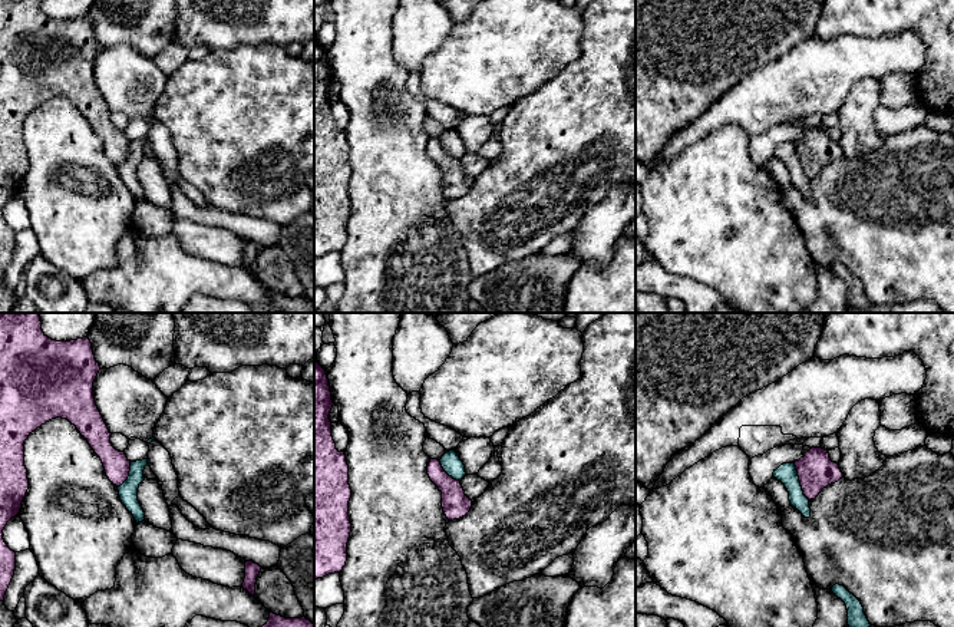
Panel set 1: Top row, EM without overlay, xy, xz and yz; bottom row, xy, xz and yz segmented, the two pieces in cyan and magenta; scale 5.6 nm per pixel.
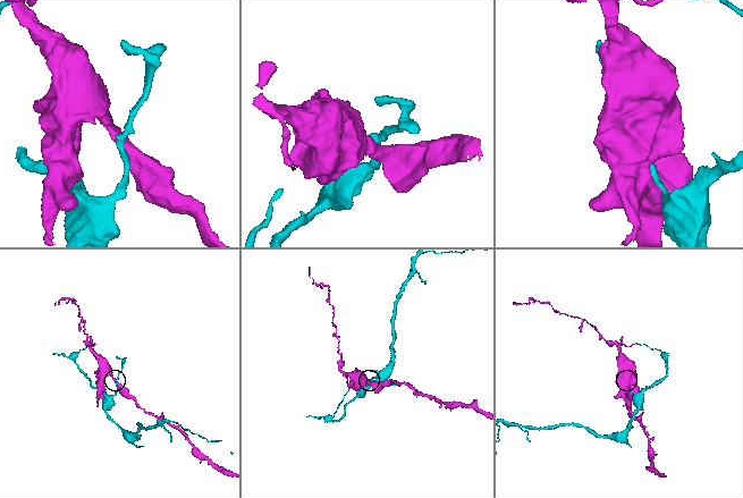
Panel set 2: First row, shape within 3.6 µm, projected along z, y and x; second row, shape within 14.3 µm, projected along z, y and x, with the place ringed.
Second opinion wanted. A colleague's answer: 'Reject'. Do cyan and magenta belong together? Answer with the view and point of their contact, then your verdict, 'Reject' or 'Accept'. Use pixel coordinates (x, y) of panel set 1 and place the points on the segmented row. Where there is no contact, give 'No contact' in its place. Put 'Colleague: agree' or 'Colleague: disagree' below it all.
Touches cyan at yz (798, 481). Reject
Colleague: agree

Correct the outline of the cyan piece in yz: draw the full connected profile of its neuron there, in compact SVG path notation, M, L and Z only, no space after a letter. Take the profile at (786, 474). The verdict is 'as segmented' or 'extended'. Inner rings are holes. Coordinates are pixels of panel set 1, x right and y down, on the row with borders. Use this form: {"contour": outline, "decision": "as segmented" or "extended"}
{"contour": "M783 463L775 472L773 478L780 481L789 492L789 501L805 518L811 517L809 499L803 495L795 463Z", "decision": "as segmented"}

